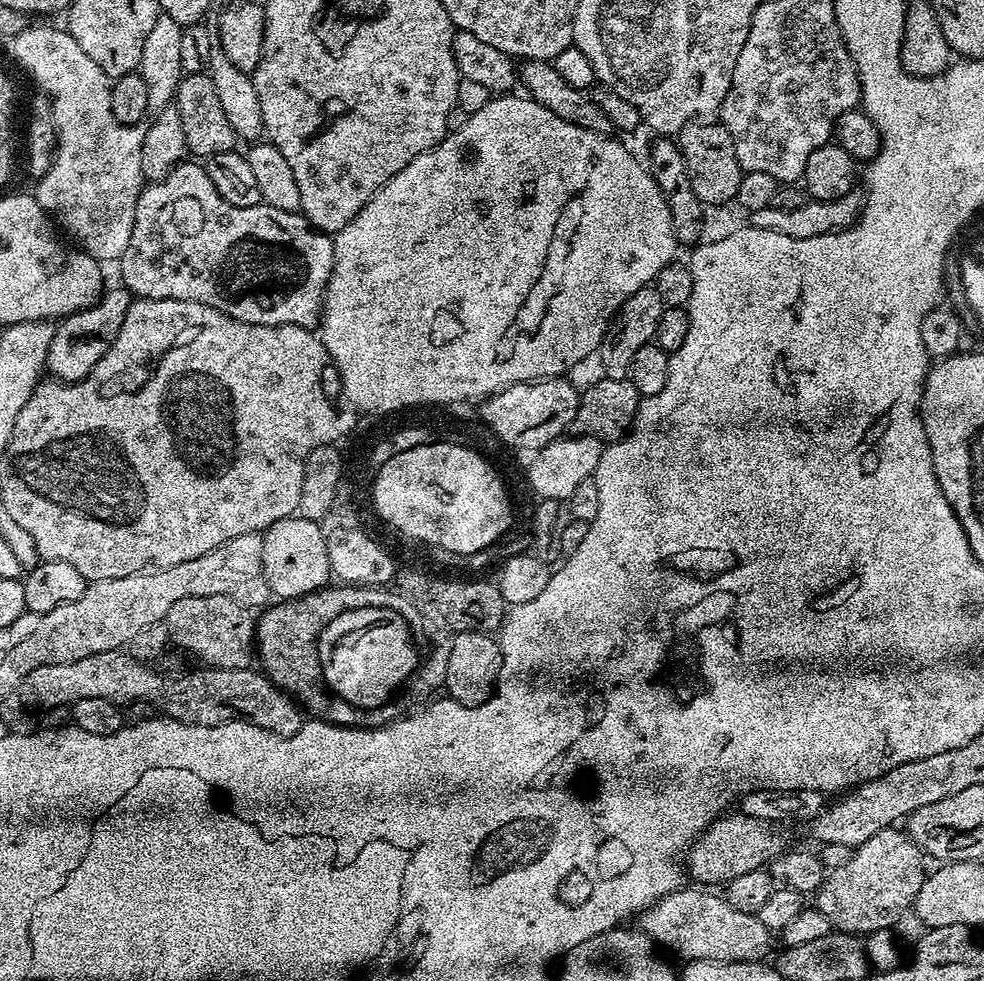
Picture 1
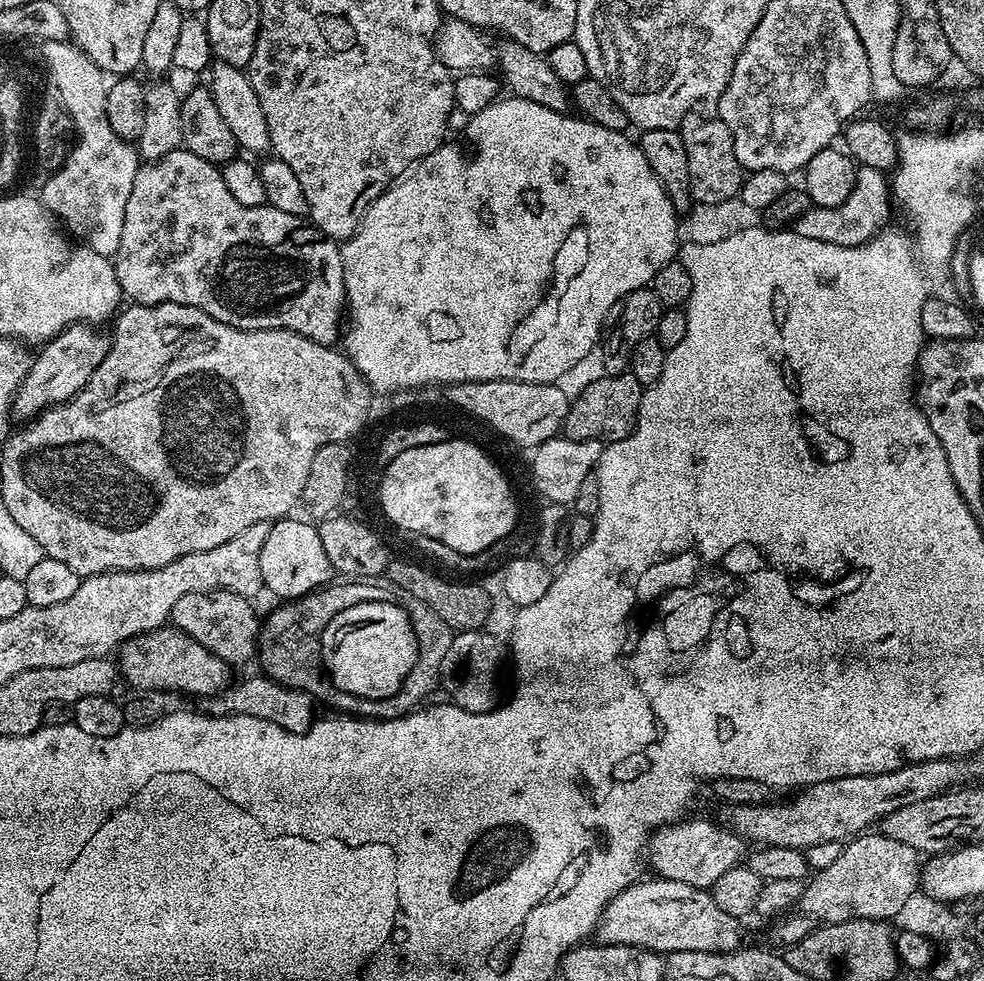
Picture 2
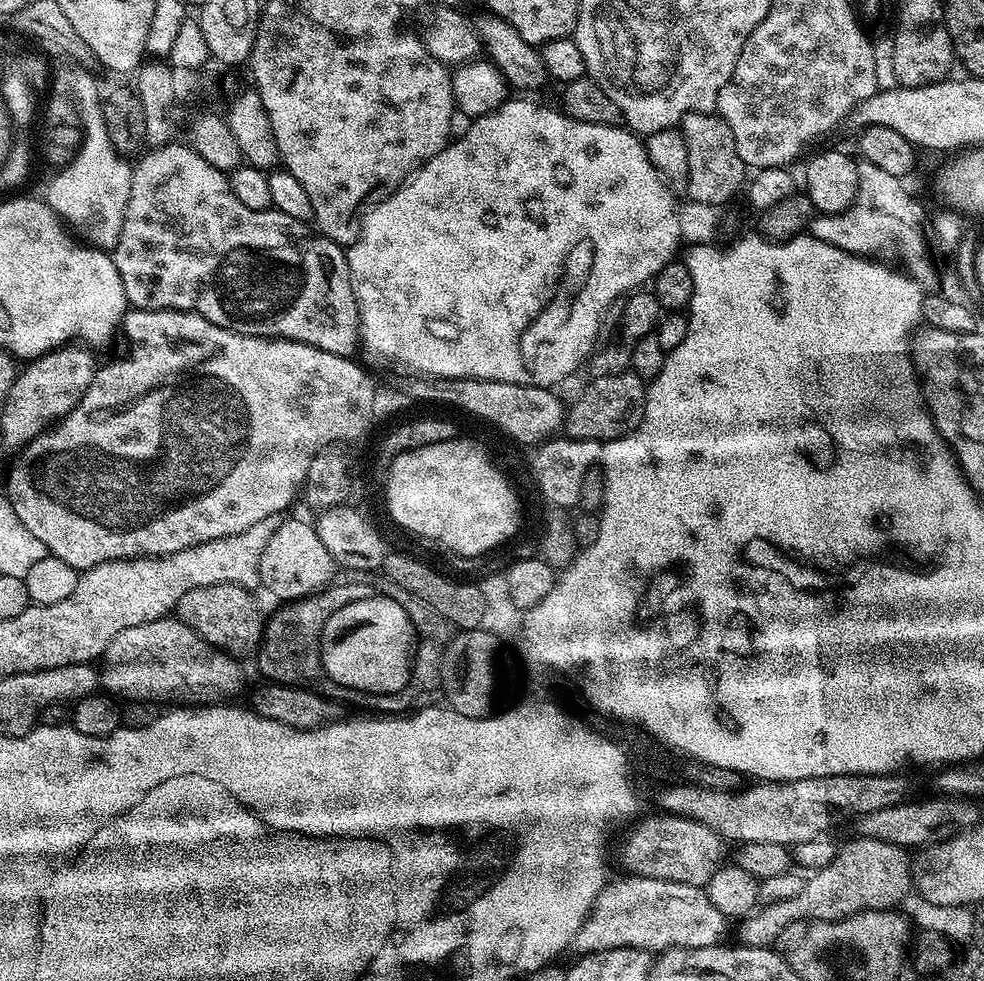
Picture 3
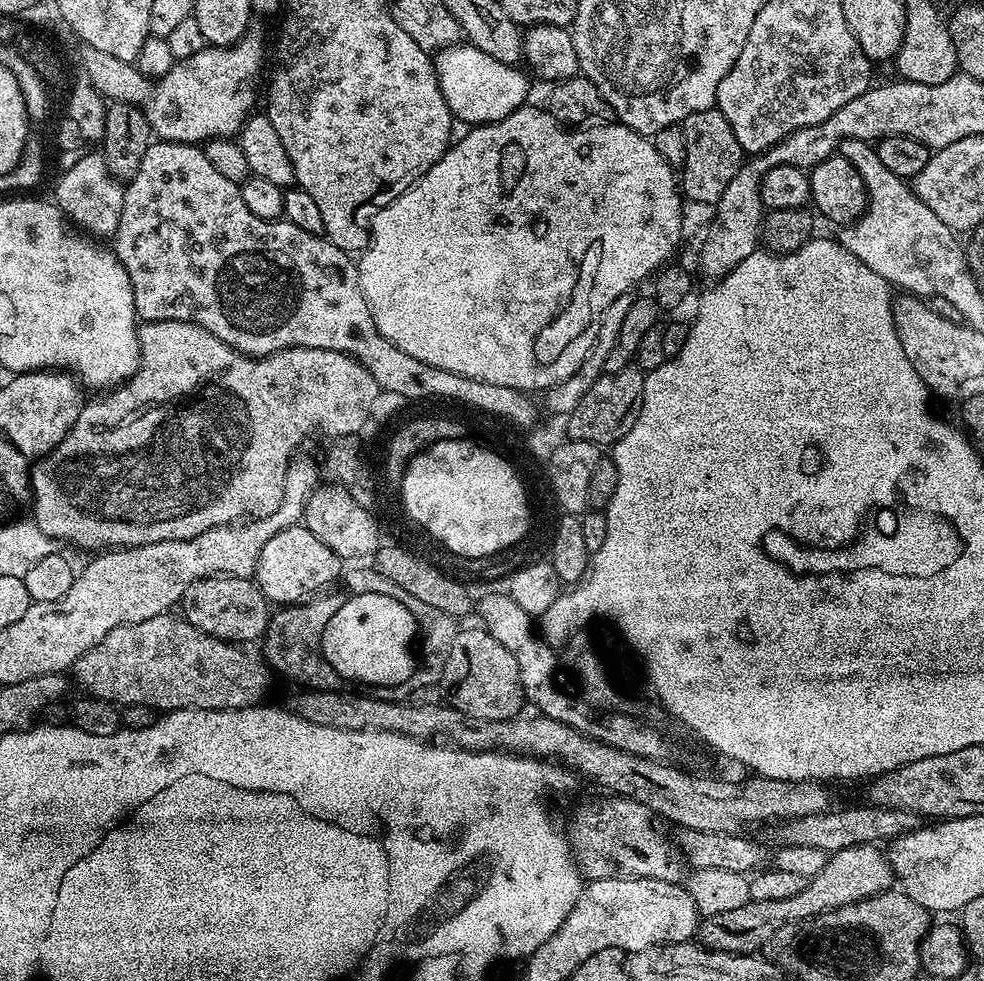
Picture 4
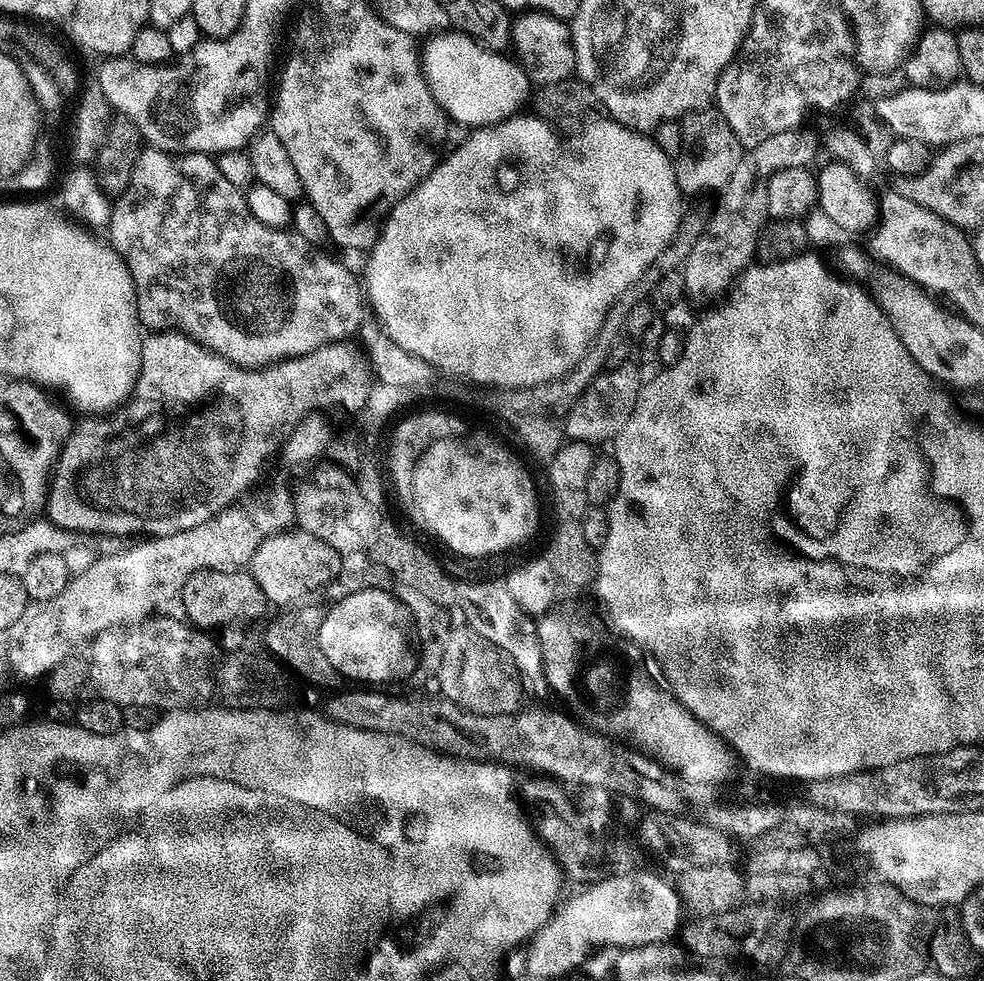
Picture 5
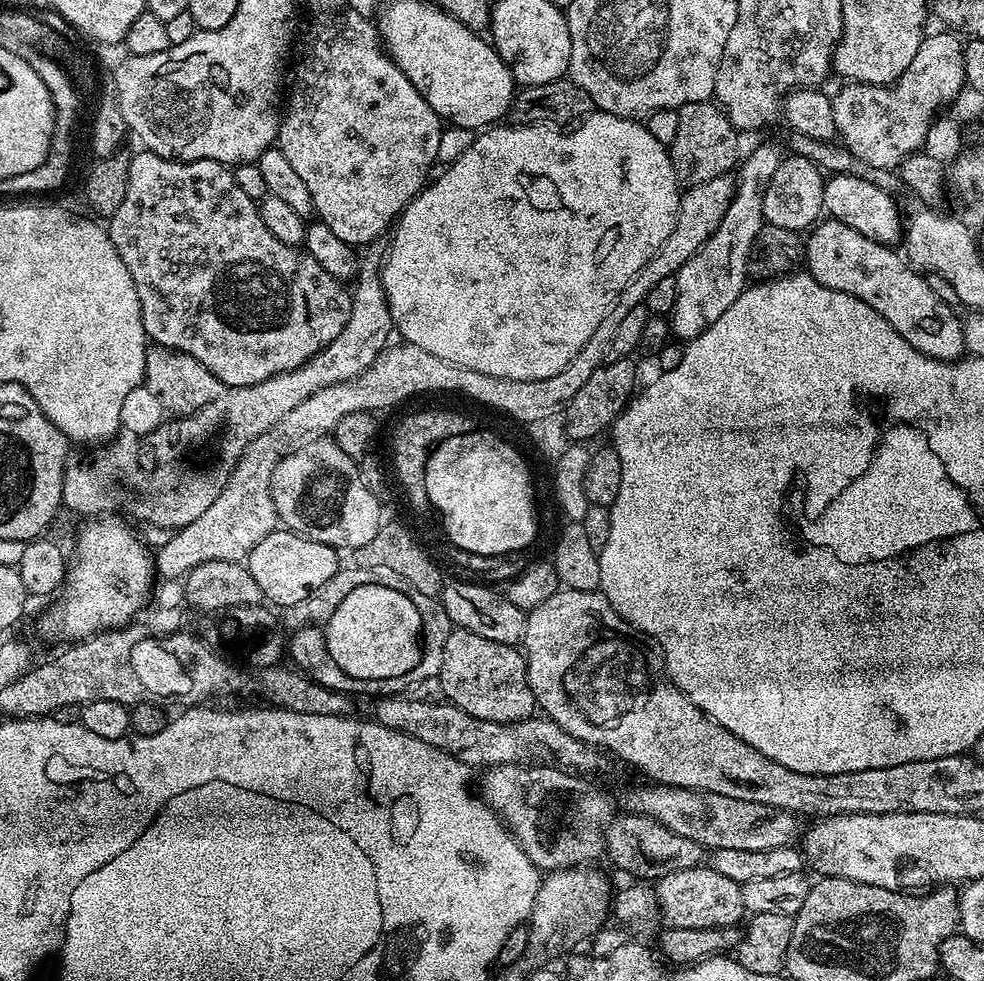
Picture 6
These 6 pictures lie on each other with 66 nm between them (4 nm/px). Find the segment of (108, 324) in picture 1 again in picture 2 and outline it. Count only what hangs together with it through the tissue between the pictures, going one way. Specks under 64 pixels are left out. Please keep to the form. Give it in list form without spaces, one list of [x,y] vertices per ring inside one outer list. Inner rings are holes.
[[[71,324],[35,353],[32,366],[12,399],[11,415],[15,419],[17,416],[20,422],[31,421],[48,408],[73,400],[84,389],[110,347],[109,337],[96,332],[99,331],[90,324]]]

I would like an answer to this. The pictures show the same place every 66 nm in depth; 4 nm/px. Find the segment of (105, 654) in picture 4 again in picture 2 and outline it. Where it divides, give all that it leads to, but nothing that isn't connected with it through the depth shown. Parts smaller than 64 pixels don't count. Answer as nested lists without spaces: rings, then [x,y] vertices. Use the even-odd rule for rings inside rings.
[[[171,626],[155,628],[151,632],[125,640],[118,648],[118,672],[137,693],[171,694],[185,692],[188,696],[215,698],[229,687],[233,669],[218,654],[210,654],[202,642],[194,642],[190,634]]]

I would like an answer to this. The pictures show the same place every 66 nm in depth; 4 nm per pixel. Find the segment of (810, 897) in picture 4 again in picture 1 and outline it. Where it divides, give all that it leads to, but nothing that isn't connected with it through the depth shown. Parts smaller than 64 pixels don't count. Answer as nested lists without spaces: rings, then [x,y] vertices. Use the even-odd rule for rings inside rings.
[[[896,826],[878,830],[874,838],[852,849],[848,862],[825,875],[823,886],[814,893],[814,907],[826,914],[837,932],[867,934],[883,928],[892,930],[898,918],[916,903],[918,890],[924,885],[924,863],[924,853],[907,831]]]

